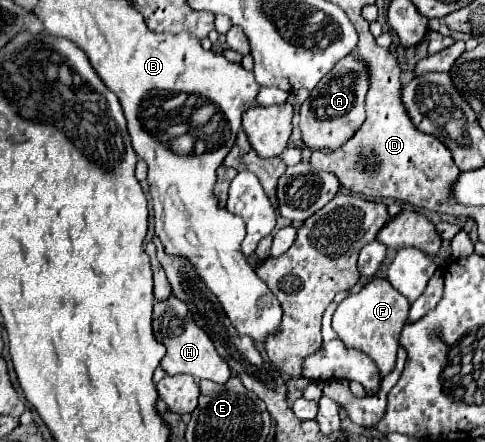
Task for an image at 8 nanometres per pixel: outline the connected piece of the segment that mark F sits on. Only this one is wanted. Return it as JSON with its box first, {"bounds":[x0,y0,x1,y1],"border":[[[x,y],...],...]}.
{"bounds":[332,279,410,375],"border":[[[370,279],[360,293],[348,295],[336,309],[332,327],[338,333],[338,337],[354,349],[362,349],[366,355],[370,355],[382,375],[388,375],[394,369],[396,363],[396,351],[398,351],[398,337],[400,331],[408,319],[410,303],[404,295],[400,295],[388,279]]]}

